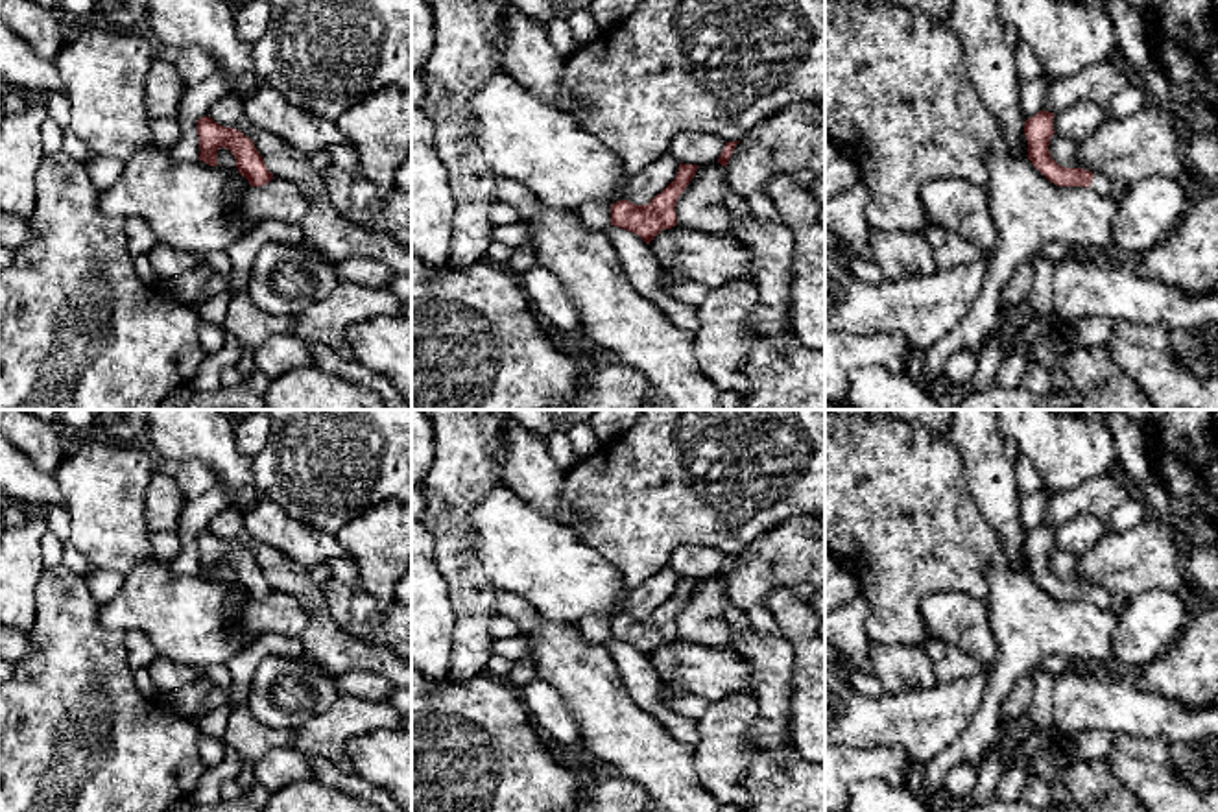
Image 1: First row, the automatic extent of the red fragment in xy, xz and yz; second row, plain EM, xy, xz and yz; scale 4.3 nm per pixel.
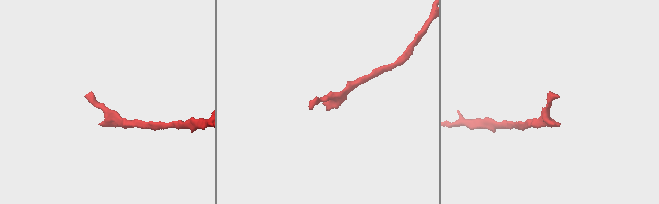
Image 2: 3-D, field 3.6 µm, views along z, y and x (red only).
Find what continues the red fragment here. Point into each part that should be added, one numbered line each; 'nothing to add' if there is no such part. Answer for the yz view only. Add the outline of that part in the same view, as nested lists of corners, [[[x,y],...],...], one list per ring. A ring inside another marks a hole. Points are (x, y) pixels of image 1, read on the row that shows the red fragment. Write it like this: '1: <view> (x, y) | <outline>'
1: yz (1102, 185) | [[[1093,172],[1093,173],[1094,173],[1094,179],[1089,188],[1100,196],[1107,196],[1107,197],[1115,196],[1113,181],[1104,173],[1098,173],[1098,172]]]

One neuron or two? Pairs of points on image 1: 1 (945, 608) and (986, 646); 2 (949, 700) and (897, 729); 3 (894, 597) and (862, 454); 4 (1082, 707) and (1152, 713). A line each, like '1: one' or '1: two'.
1: one
2: one
3: one
4: one

